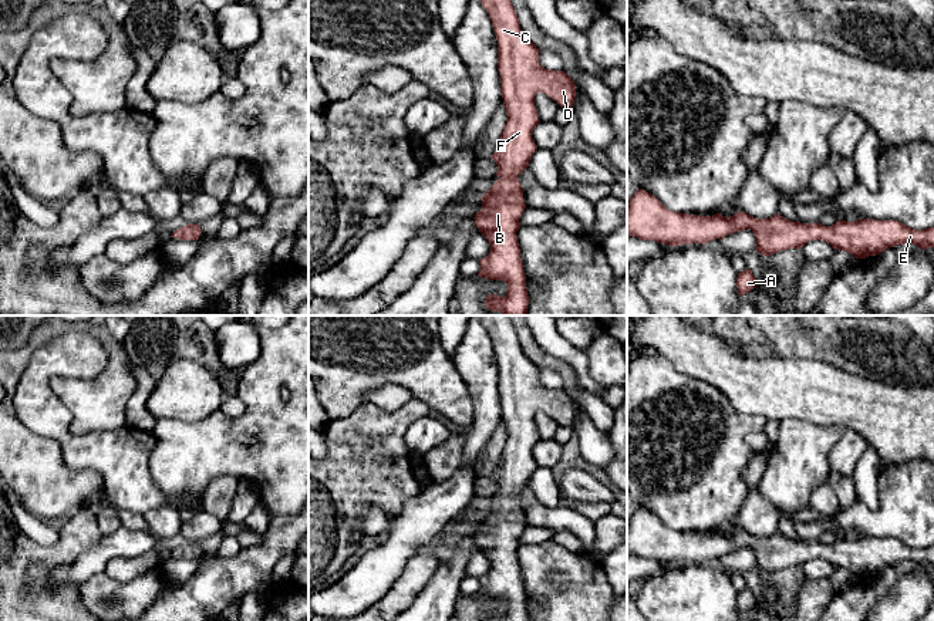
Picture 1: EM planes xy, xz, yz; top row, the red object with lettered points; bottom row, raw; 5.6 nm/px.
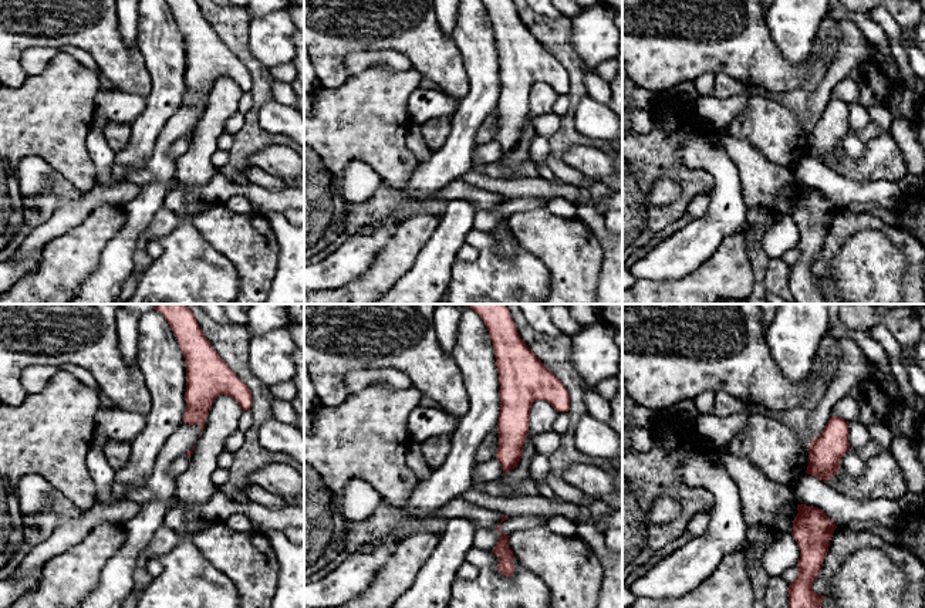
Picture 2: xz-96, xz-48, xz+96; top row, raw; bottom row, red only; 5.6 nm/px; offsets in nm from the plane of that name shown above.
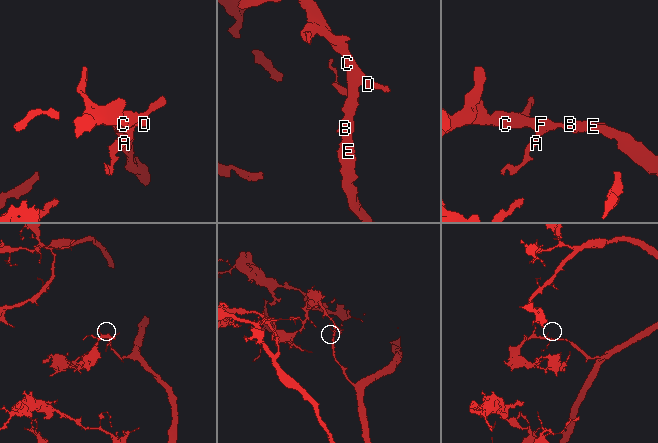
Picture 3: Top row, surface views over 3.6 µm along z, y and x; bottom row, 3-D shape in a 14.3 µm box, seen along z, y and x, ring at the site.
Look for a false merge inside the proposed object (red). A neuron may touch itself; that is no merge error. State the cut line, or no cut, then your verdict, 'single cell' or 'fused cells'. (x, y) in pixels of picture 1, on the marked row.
no cut; single cell

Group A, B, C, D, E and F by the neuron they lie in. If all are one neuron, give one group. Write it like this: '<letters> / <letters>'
A B C D E F

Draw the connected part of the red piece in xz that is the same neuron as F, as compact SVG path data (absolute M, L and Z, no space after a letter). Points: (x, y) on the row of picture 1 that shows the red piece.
M481 0L493 24L498 40L498 70L508 121L500 134L498 151L490 156L499 178L481 198L482 209L475 225L488 239L490 252L479 260L479 277L508 284L505 297L490 294L485 306L503 315L526 315L529 296L516 232L526 209L517 176L529 166L537 146L532 131L540 122L535 107L539 92L560 107L573 107L576 84L564 71L543 68L539 48L529 41L519 26L510 0Z

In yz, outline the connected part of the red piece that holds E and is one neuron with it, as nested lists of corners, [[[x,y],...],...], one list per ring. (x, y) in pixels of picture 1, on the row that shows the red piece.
[[[638,189],[627,206],[627,233],[641,240],[680,246],[705,244],[715,239],[751,229],[762,256],[780,250],[802,249],[810,240],[823,240],[836,250],[844,250],[856,259],[876,256],[898,244],[916,244],[925,250],[934,247],[934,227],[914,230],[897,220],[859,219],[837,220],[832,226],[792,222],[779,213],[769,219],[756,219],[746,212],[734,216],[697,216],[668,210],[655,196]]]

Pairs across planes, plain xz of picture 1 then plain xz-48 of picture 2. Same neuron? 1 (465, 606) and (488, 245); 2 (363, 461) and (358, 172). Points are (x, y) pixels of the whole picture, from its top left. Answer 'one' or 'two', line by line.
1: one
2: two

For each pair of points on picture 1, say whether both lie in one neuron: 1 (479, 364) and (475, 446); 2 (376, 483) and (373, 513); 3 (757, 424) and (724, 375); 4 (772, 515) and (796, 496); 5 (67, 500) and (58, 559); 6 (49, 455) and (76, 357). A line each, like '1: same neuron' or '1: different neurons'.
1: same neuron
2: different neurons
3: different neurons
4: different neurons
5: different neurons
6: different neurons

